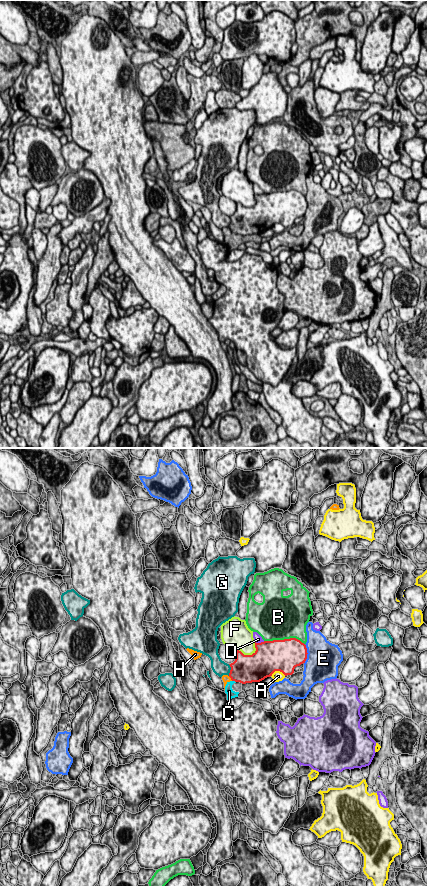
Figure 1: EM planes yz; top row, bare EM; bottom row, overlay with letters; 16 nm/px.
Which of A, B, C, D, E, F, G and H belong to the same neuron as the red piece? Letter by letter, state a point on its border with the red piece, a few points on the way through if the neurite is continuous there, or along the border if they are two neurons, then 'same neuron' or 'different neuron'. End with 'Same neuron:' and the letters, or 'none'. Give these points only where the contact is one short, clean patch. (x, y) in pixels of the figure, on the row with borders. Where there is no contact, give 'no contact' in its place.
A: meets red in yz at (278, 670); different neuron
B: meets red in yz at (284, 639); different neuron
C: meets red in yz at (234, 680); border along yz (232, 680), (235, 682); different neuron
D: meets red in yz at (259, 643); different neuron
E: meets red in yz at (307, 653); different neuron
F: meets red in yz at (249, 655); different neuron
G: meets red in yz at (230, 670); different neuron
H: meets red in yz at (230, 677); different neuron
Same neuron: none

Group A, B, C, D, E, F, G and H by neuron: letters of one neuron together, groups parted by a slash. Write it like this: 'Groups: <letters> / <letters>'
Groups: A / B / C H / D / E / F / G

